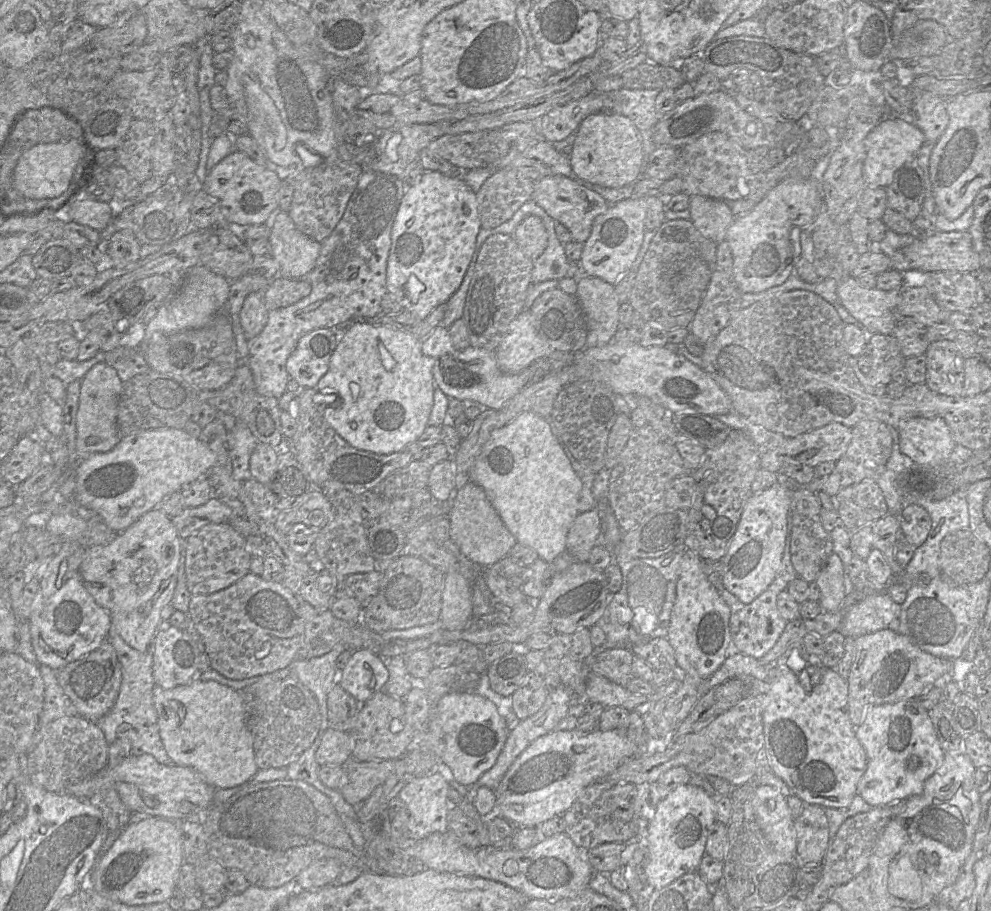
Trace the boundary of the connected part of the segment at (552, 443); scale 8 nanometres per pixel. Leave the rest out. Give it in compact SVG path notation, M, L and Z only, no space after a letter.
M524 411L508 424L494 429L472 465L470 481L485 491L493 508L517 542L535 550L538 558L550 563L566 551L567 533L580 513L578 504L582 482L553 434L550 418L548 420Z

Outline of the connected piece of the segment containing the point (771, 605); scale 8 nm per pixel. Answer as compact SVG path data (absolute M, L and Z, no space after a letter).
M792 495L792 497L790 498L790 505L787 515L787 538L782 556L781 566L773 582L761 595L759 595L751 603L744 604L741 601L739 601L736 596L731 594L728 590L726 590L723 587L721 583L721 578L719 576L716 575L707 576L708 580L715 586L715 588L719 592L724 602L730 608L729 629L730 629L732 643L737 648L738 652L740 652L741 654L752 656L758 660L773 648L773 646L776 644L776 642L782 635L788 623L780 615L778 611L777 596L781 591L786 590L787 585L792 580L798 577L792 565L791 554L790 554L790 542L792 536L791 528L793 527L793 516L795 508L796 508L796 495Z

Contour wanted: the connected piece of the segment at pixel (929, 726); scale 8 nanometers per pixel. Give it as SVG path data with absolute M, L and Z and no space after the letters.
M916 699L870 706L864 712L863 723L856 728L856 736L867 755L867 768L857 785L857 794L872 807L885 807L893 805L895 801L920 795L925 781L944 763L945 753L928 711L920 706Z

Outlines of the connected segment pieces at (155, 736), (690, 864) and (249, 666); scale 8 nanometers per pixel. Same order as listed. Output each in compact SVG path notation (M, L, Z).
M111 624L108 640L114 647L121 664L122 680L118 697L110 711L101 717L97 726L104 733L106 742L110 745L117 739L128 739L131 745L131 755L150 754L163 765L175 765L168 756L159 734L158 715L153 703L153 688L156 685L153 678L153 656L155 637L145 652L130 647L119 636Z
M690 783L674 788L649 810L646 836L644 880L654 889L661 889L684 874L697 871L705 854L708 831L715 819L715 799Z
M253 573L210 595L191 596L189 611L192 623L202 637L211 668L226 678L243 680L272 673L299 660L304 640L304 621L300 616L299 597L280 582L270 582Z

